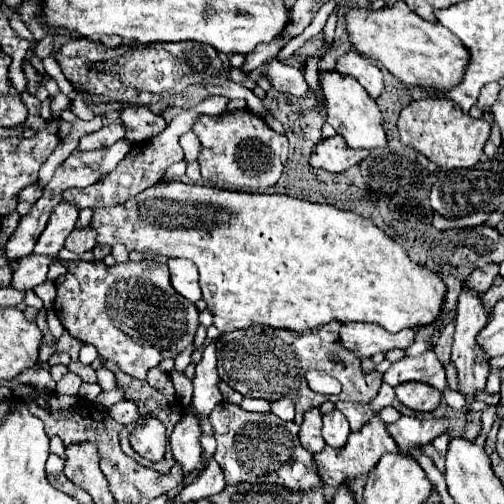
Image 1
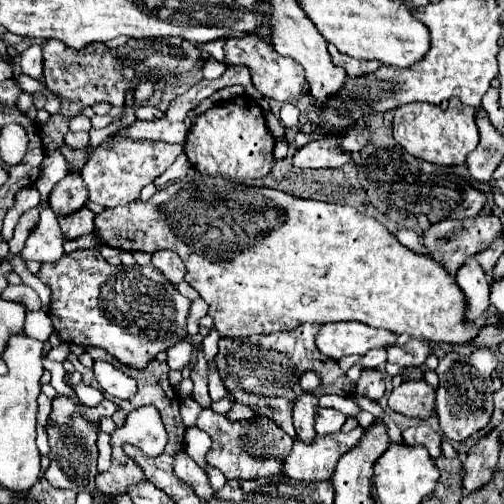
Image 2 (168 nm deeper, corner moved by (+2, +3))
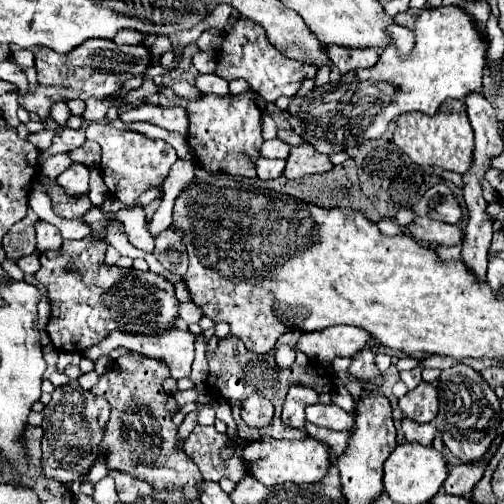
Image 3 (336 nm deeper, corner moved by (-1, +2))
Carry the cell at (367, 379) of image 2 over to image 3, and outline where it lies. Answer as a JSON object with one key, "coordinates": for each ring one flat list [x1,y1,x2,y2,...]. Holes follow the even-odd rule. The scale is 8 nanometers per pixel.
{"coordinates":[[364,348,352,356,350,374,358,376,362,380,372,380,372,378,380,376,380,370,376,368,376,362,374,362,374,352,370,348]]}

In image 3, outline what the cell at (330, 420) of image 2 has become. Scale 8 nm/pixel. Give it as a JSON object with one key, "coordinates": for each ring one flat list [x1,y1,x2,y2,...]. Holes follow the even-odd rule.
{"coordinates":[[312,404,306,408,306,420,330,430,350,430,354,418,336,404]]}

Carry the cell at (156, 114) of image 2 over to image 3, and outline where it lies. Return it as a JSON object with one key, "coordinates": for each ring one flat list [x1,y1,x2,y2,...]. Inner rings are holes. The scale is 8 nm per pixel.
{"coordinates":[[142,104,136,108,127,110,119,114,119,118,124,122,146,121,156,124,160,128,178,132,186,136,188,132,188,122,186,122,186,112,180,106,154,106,154,104]]}

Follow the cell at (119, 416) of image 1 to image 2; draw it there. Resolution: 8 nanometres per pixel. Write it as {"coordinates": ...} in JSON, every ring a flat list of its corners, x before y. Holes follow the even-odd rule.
{"coordinates":[[59,395,53,399,53,411,49,417,49,427,47,427,47,435,49,435,49,445,51,445,51,467,45,473,45,479,53,485,53,487,63,487,63,489,71,489,75,493,87,491,91,495,97,493,95,487,95,475,97,475,97,433,91,427,89,421,97,423,101,417,111,417,117,411,117,403,105,399,101,401,95,409,83,407,79,409,75,405,75,401,71,397]]}

